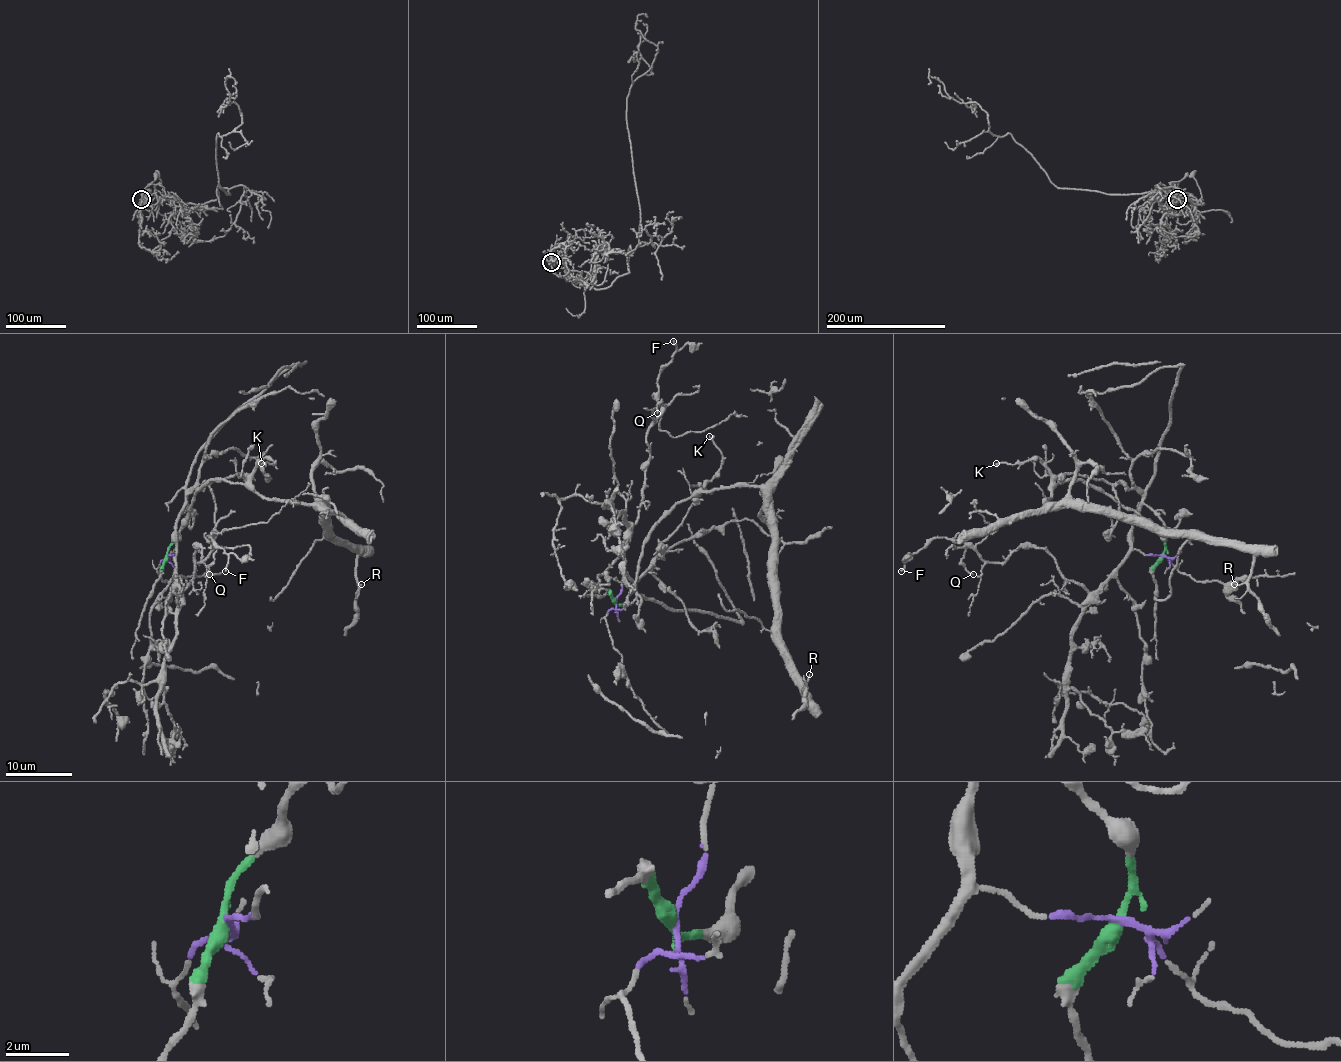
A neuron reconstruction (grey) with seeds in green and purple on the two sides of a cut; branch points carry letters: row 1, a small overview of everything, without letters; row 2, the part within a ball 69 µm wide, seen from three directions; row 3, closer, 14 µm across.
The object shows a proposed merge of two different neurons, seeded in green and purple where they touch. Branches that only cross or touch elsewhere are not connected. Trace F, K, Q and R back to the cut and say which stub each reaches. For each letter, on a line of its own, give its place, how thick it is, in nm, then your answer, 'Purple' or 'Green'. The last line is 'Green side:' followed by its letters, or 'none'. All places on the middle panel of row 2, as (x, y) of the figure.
F: Place: (673, 341). Thickness 140 nm. Purple
K: Place: (709, 436). Thickness 160 nm. Green
Q: Place: (657, 413). Thickness 90 nm. Purple
R: Place: (809, 674). Thickness 120 nm. Green
Green side: K, R

